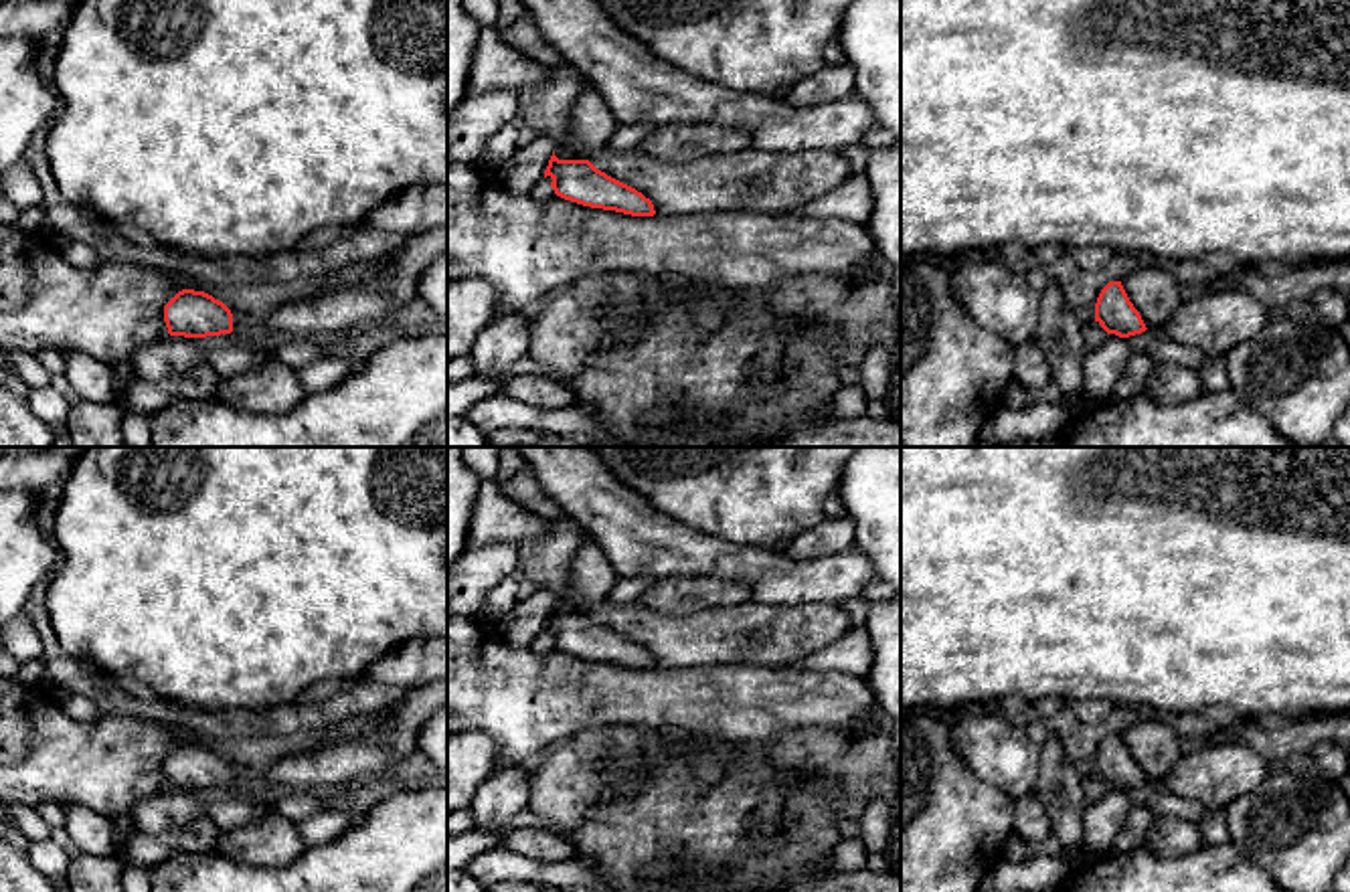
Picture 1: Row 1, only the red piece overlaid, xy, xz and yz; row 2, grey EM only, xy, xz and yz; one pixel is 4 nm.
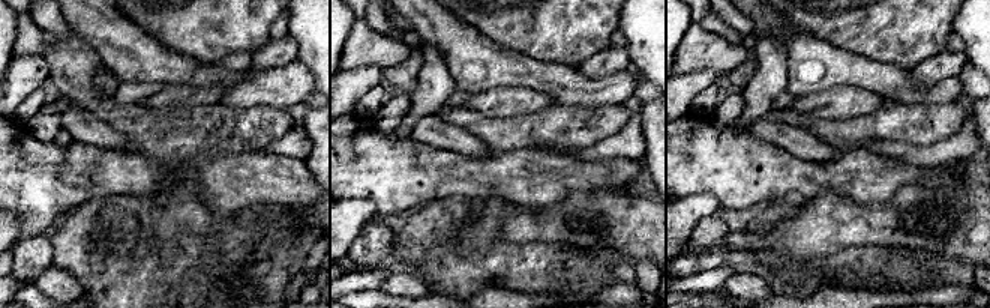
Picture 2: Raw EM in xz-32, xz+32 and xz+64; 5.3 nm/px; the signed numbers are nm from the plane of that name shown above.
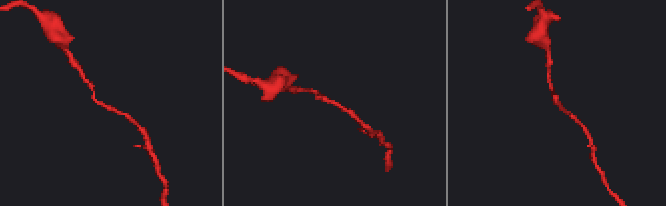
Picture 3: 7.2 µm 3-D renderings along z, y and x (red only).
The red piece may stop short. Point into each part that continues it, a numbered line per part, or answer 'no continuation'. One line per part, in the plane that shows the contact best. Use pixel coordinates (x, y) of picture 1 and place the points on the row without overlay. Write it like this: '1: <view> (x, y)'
no continuation

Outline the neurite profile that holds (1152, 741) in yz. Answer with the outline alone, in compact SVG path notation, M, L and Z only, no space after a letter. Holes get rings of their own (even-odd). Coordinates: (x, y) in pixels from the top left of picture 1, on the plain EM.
M1154 714L1140 716L1121 738L1150 785L1162 783L1186 752L1176 728Z

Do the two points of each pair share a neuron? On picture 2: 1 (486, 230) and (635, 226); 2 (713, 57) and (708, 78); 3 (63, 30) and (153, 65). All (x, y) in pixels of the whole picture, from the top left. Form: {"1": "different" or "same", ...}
{"1": "same", "2": "different", "3": "different"}

